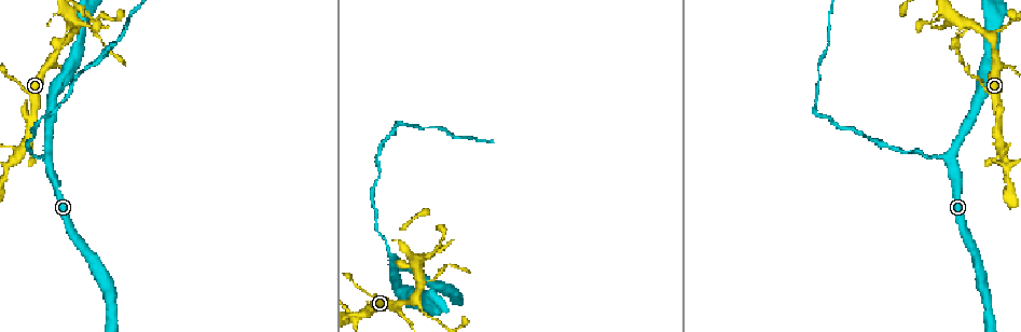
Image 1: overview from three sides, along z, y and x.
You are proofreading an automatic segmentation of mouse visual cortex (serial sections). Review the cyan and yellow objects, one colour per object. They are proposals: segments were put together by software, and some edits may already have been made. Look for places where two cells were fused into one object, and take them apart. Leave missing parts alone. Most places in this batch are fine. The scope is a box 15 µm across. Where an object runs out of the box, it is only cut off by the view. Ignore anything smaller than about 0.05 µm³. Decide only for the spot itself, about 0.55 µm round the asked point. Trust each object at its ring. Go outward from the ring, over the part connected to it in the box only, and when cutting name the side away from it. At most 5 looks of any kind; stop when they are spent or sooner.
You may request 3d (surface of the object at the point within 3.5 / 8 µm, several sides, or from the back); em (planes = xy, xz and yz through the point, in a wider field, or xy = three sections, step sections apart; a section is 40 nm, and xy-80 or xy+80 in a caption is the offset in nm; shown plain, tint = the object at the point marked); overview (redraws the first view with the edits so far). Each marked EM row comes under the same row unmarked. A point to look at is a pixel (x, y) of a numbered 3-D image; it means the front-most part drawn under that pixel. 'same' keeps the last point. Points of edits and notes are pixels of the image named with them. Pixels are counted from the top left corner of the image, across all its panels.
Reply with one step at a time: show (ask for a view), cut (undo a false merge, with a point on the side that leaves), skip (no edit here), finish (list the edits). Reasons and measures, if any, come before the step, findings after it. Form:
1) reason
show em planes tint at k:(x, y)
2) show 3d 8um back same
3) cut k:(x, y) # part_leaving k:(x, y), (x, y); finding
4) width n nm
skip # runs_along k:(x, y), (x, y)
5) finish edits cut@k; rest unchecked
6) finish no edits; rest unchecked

side arm on a straight run
show 3d 3.5um at 1:(391, 305)

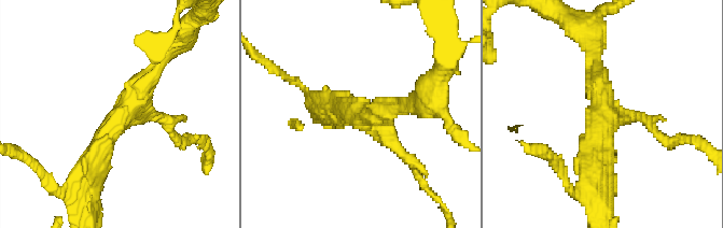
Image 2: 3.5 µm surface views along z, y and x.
arms 3; arm_widths 200, 300, 350 nm
show em xy step 5 tint at 2:(366, 114)

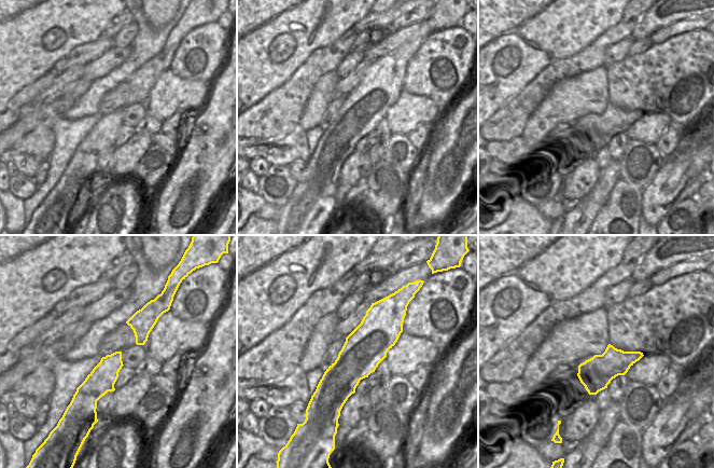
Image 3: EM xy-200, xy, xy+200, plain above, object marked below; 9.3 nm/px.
skip # all the same cell

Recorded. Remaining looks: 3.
thin arm on a thick one
show 3d 3.5um at 1:(419, 281)

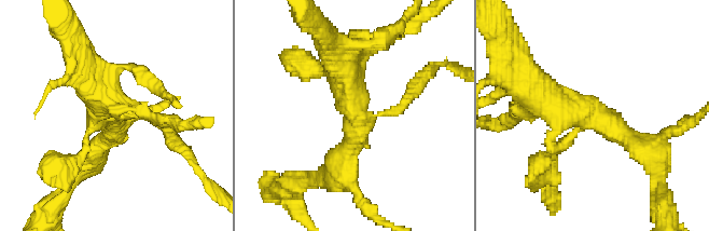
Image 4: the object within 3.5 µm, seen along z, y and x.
show em planes tint at 4:(355, 117)

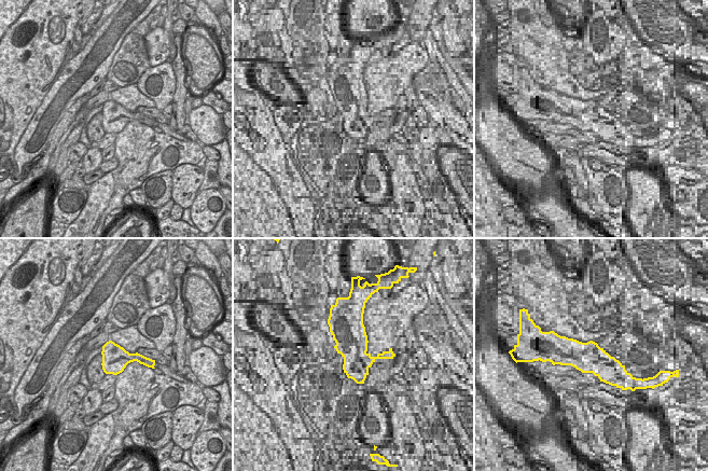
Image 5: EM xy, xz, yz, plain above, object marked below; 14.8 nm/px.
arms 3; arm_widths 150, 300, 500 nm
skip # runs_along 4:(648, 151), (595, 114), (534, 92); continuous, no second cell

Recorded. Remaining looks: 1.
finish no edits; rest unchecked

